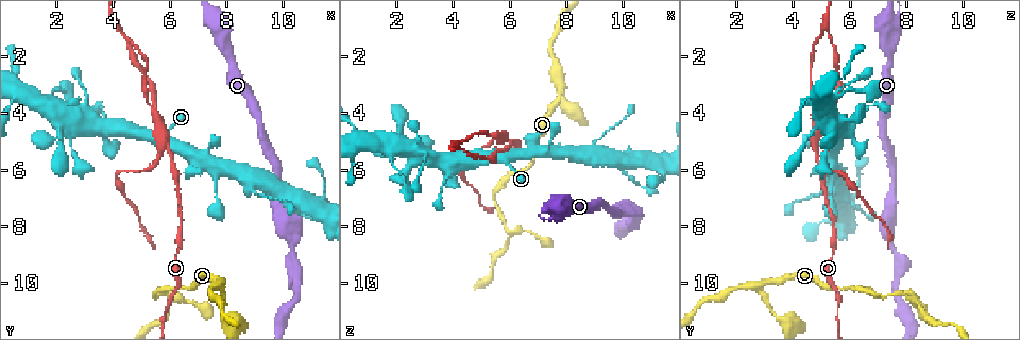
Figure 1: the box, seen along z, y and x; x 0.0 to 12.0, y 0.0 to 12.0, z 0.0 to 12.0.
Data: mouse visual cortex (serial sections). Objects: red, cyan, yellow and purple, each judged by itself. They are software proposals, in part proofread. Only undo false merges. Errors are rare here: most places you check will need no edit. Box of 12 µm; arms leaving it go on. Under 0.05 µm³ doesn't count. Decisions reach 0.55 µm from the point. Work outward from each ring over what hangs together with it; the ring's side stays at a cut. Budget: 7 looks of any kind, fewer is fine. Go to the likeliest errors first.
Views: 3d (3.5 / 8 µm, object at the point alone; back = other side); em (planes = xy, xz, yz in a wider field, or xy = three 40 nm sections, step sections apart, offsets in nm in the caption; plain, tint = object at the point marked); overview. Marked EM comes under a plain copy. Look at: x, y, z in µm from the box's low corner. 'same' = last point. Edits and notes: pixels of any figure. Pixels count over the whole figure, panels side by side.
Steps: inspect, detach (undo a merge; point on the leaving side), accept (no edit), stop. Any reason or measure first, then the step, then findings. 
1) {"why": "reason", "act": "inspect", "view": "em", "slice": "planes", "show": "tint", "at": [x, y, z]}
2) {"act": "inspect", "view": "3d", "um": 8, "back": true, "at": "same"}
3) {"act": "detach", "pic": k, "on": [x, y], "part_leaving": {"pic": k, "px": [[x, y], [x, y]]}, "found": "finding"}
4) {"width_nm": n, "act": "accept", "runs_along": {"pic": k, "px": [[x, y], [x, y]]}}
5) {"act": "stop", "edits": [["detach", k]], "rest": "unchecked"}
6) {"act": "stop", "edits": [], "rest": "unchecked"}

{"why": "three-way junction", "act": "inspect", "view": "3d", "um": 3.5, "at": [4.2, 1.1, 5.1]}

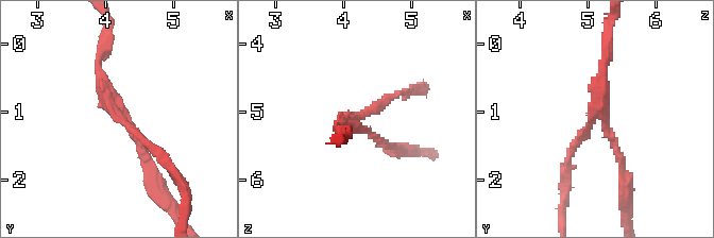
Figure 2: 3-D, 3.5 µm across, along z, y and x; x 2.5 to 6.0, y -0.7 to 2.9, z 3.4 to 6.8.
{"why": "shape alone is not enough", "act": "inspect", "view": "em", "slice": "xy", "step": 1, "show": "tint", "at": [4.20, 1.10, 5.20]}

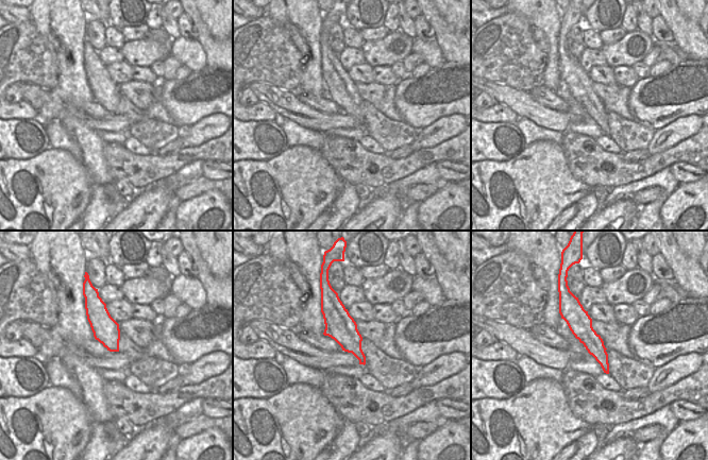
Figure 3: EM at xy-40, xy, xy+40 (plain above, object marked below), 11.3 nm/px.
{"act": "detach", "pic": 2, "on": [381, 102], "part_leaving": {"pic": 2, "px": [[357, 119], [395, 94], [422, 88]]}, "found": "two cells meet here"}

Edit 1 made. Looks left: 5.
{"why": "redraw", "act": "inspect", "view": "overview"}

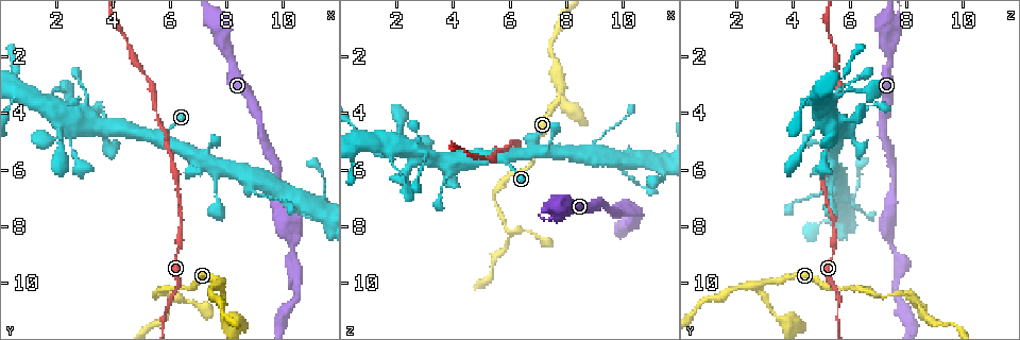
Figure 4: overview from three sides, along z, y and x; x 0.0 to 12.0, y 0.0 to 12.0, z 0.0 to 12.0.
{"why": "a fork", "act": "inspect", "view": "3d", "um": 3.5, "at": [7.8, 10.1, 2.7]}

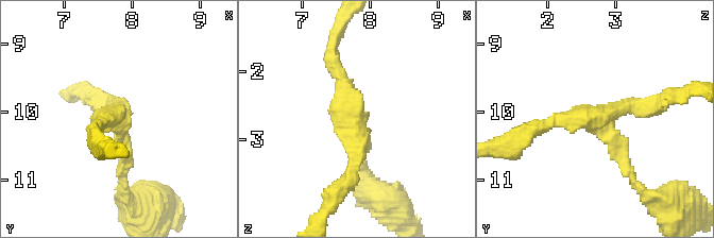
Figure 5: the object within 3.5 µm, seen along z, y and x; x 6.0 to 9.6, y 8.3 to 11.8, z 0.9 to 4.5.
{"arms": 3, "arm_widths_nm": [200, 200, 200], "why": "shape alone is not enough", "act": "inspect", "view": "em", "slice": "xy", "step": 2, "show": "tint", "at": [7.75, 10.05, 2.75]}

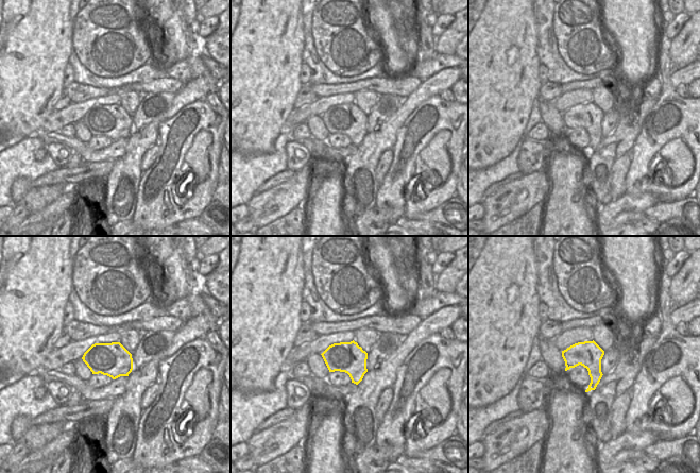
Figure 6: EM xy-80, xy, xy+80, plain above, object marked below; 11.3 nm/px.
{"width_nm": 360, "act": "accept", "runs_along": {"pic": 5, "px": [[663, 102], [600, 116], [632, 177]]}, "found": "all the same cell"}

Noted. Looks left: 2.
{"act": "stop", "edits": [["detach", 2]], "rest": "unchecked"}

